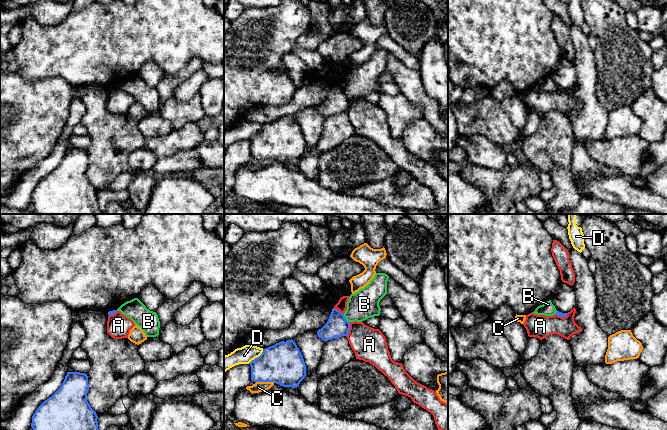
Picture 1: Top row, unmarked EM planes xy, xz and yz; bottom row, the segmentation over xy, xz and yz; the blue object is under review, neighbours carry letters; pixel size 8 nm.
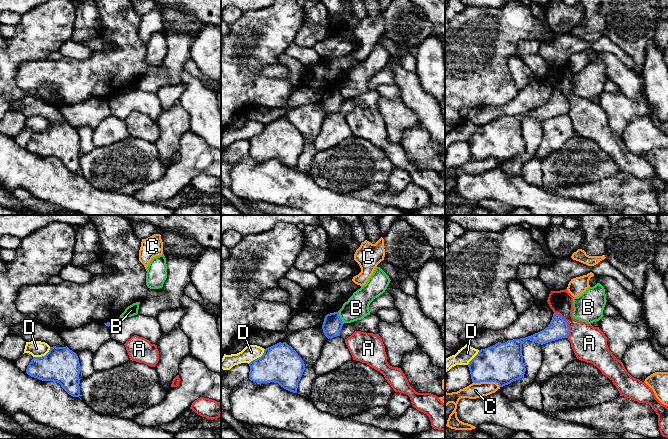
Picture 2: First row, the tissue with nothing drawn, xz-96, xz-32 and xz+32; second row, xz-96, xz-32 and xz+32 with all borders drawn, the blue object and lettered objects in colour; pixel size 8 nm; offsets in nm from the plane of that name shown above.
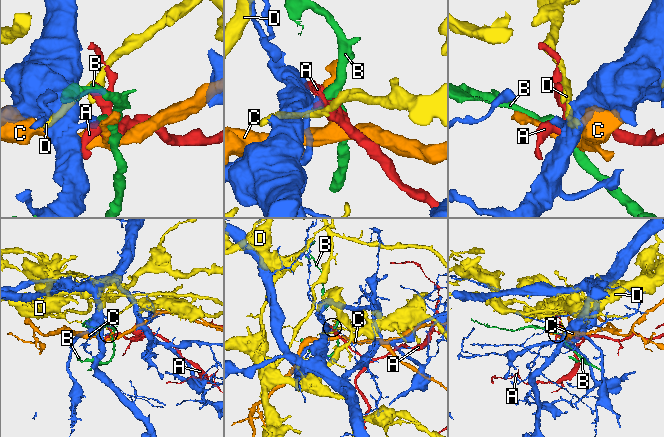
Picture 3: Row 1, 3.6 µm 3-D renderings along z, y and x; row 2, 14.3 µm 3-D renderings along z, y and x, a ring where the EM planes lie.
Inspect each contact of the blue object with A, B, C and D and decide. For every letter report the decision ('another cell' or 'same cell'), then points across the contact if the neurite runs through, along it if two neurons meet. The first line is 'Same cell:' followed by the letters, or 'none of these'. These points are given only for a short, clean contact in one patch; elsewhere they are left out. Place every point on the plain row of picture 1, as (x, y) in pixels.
Same cell: none of these
A: another cell; border along xz (349, 98), (349, 108), (346, 112)
B: another cell; border along xz (343, 90), (348, 98)
C: another cell
D: another cell

